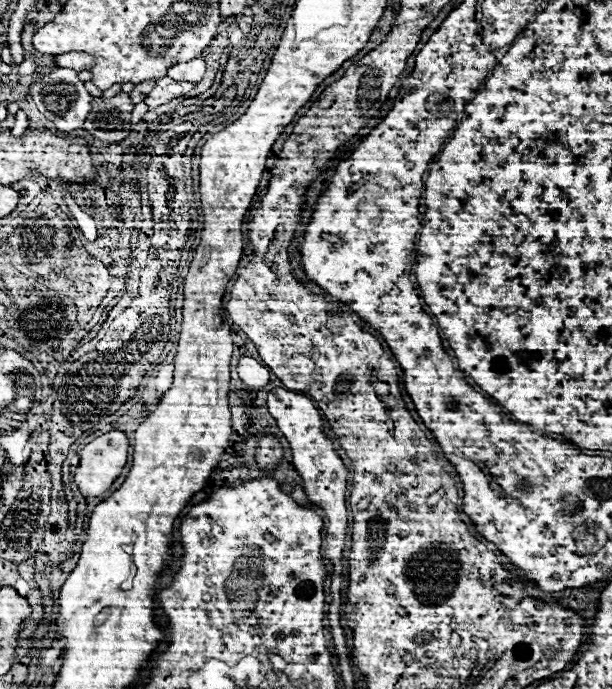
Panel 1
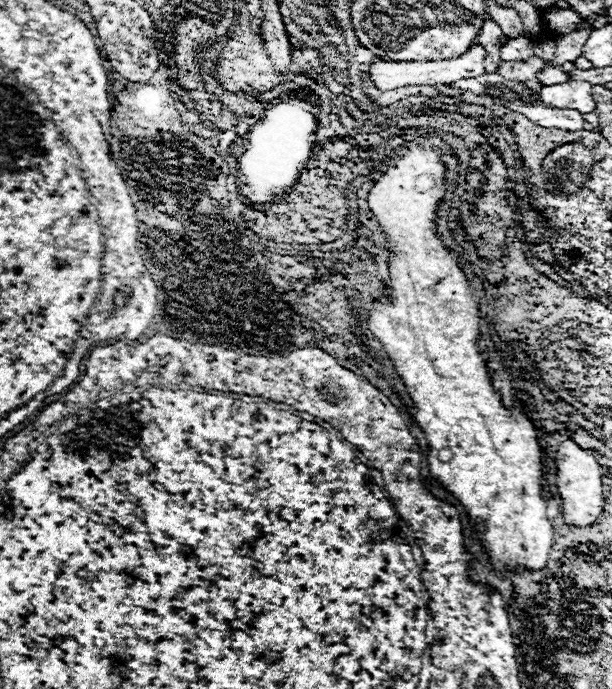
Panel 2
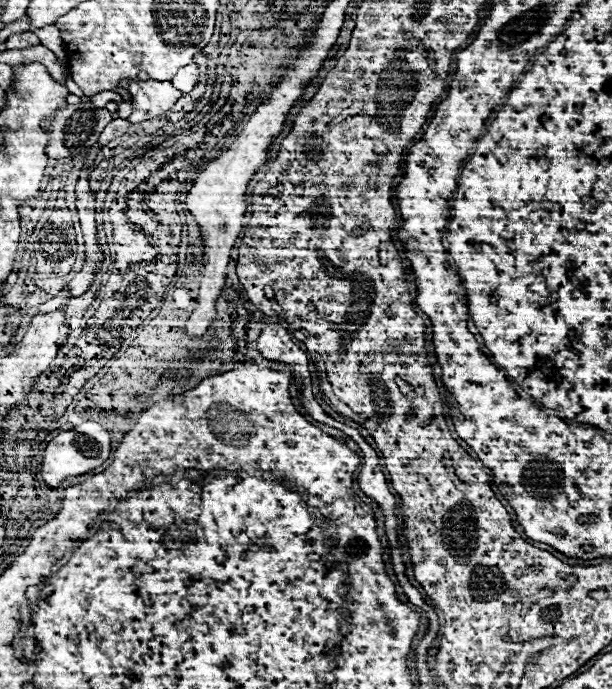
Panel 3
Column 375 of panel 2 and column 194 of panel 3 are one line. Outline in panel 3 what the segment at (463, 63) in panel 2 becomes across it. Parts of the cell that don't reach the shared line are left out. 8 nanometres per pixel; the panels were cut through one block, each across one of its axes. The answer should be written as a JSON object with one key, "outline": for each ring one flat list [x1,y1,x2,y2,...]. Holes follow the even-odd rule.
{"outline":[[188,64,188,66,182,66,174,78,170,80,180,92,190,92,194,88,194,84,198,82,198,66,196,64]]}

